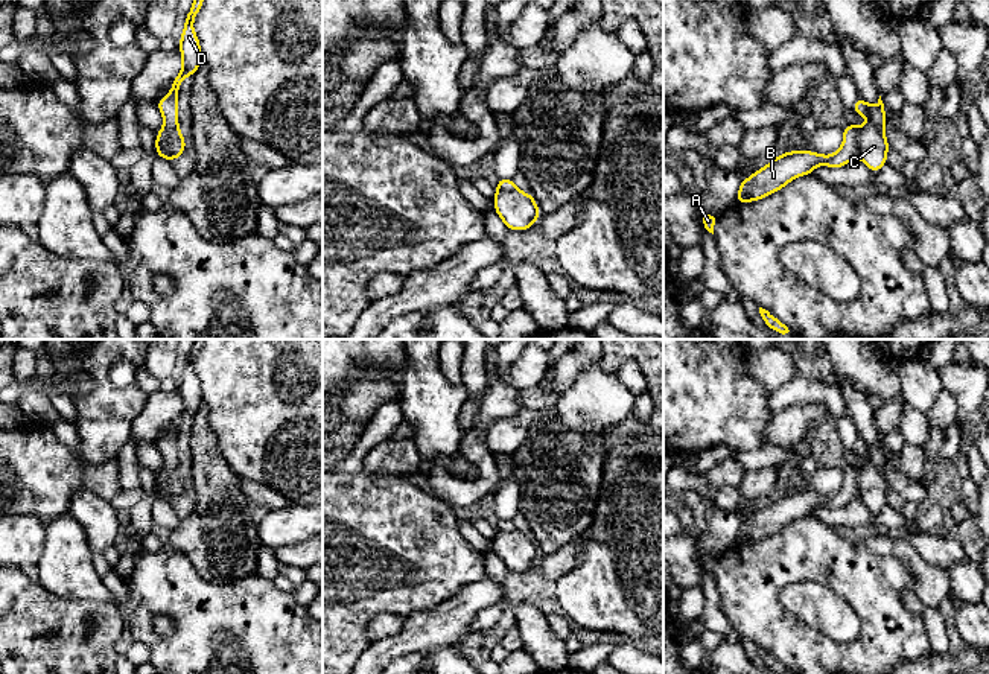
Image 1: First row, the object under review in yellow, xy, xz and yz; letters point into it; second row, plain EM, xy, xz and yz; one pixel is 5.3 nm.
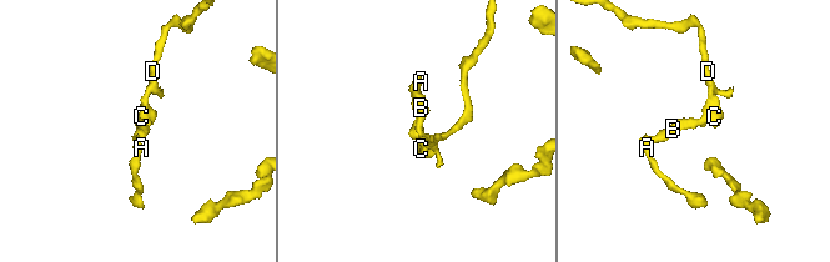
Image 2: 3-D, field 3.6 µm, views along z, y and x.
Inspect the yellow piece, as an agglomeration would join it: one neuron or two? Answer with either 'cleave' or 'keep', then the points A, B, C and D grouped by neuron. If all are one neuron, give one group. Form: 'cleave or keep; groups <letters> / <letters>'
cleave; groups A B D / C

